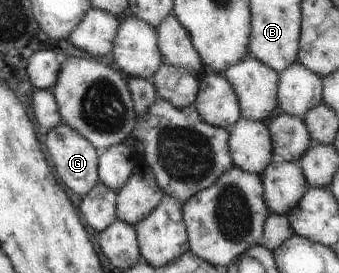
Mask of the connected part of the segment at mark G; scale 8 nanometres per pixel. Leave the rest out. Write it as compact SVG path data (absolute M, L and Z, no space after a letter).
M65 123L45 131L47 149L61 181L77 193L87 195L100 181L97 151L85 137Z

